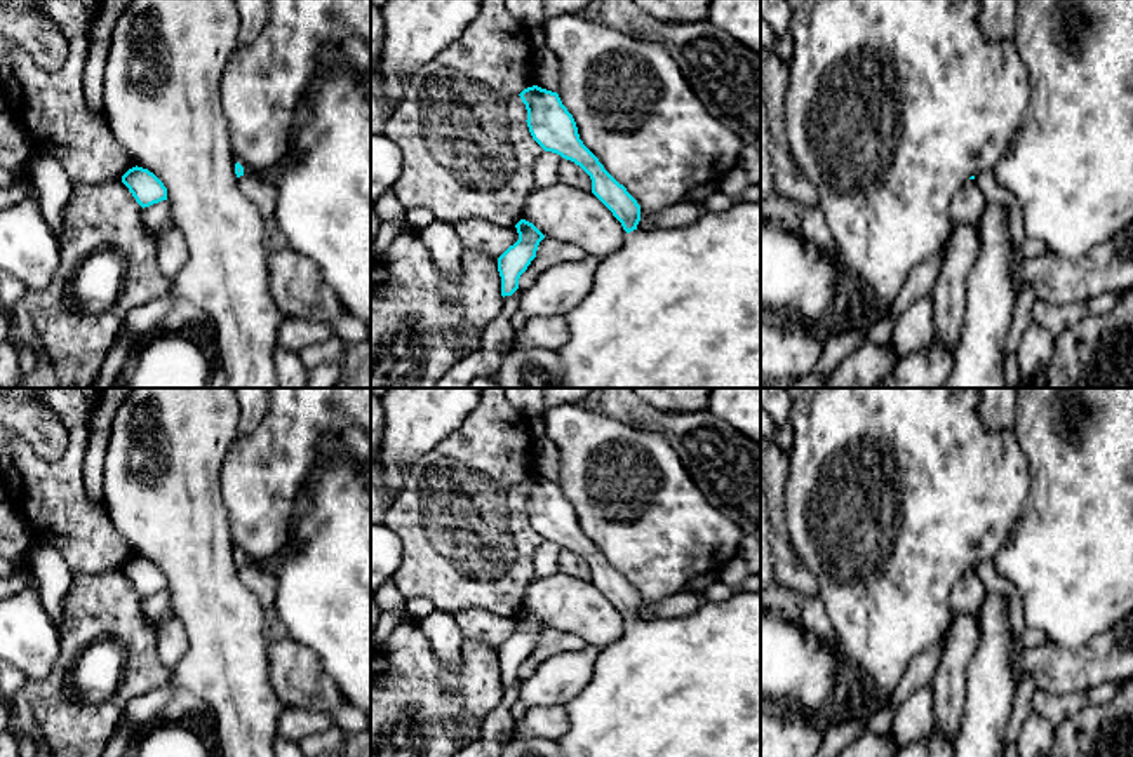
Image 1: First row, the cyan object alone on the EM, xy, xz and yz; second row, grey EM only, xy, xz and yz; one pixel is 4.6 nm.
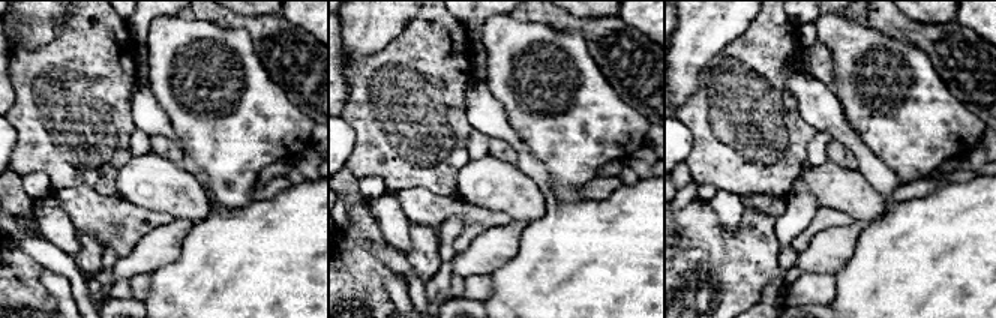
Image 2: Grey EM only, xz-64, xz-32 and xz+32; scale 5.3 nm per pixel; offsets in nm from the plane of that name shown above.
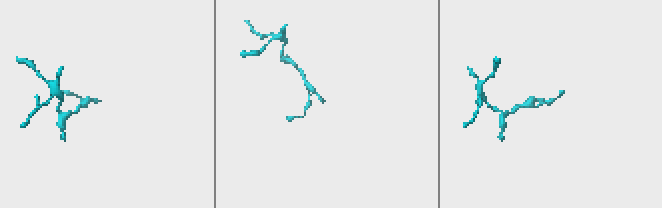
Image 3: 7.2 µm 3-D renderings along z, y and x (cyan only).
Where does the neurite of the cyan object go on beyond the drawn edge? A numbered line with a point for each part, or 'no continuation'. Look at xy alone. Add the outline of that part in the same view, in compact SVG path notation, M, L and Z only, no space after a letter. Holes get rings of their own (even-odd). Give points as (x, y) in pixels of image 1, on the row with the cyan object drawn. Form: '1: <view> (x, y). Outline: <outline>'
1: xy (322, 181). Outline: M327 44L322 49L315 78L322 82L322 89L312 99L313 117L294 134L285 155L265 169L238 164L244 174L265 176L277 188L275 221L289 247L317 263L346 313L364 322L371 343L371 97L364 92L364 75L353 73L341 45Z

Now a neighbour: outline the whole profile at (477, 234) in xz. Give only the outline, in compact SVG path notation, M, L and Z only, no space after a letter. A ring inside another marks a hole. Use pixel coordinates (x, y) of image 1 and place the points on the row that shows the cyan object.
M482 218L458 221L454 226L463 249L479 251L496 259L519 240L515 226L498 226Z

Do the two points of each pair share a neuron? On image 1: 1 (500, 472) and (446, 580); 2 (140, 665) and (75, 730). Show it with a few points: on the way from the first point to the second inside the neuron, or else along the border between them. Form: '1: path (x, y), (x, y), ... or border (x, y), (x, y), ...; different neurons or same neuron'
1: path (465, 472), (446, 491), (446, 545); same neuron
2: path (133, 684), (94, 723); same neuron

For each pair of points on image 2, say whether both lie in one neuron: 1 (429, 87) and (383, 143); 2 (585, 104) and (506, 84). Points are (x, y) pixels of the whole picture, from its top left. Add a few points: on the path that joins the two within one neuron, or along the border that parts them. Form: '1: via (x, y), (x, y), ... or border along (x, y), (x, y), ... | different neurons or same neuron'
1: via (407, 84), (399, 84), (383, 101), (383, 120) | same neuron
2: via (566, 104), (543, 84), (525, 84) | same neuron

